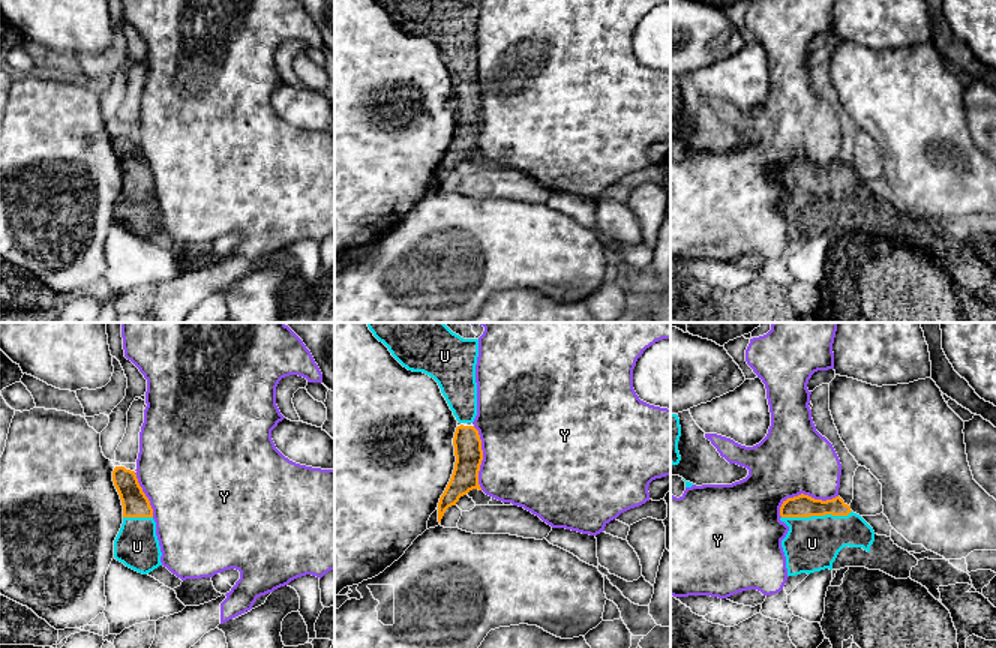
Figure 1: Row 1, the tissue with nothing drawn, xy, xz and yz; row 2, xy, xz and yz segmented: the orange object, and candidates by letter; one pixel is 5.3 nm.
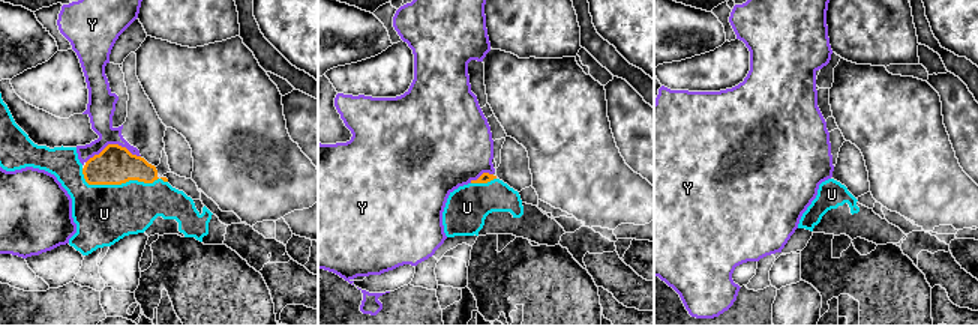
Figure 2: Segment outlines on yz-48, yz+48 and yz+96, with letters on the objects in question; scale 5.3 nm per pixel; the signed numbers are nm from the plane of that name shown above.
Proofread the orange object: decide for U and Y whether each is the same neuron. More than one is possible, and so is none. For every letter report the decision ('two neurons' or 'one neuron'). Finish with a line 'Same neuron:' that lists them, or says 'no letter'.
U: one neuron
Y: two neurons
Same neuron: U

